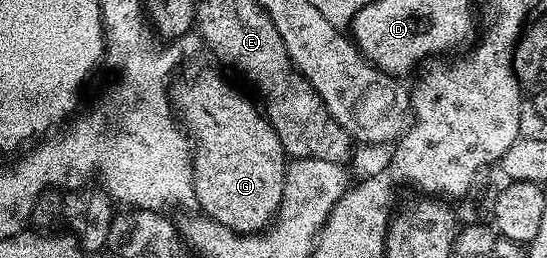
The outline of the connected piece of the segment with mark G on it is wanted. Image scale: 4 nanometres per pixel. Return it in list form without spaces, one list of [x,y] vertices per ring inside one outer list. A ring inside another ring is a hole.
[[[215,72],[201,73],[180,94],[179,100],[177,96],[177,108],[181,113],[181,120],[187,123],[187,128],[195,139],[193,165],[195,199],[198,207],[210,219],[221,222],[223,226],[229,226],[234,232],[244,234],[264,231],[278,216],[289,163],[289,157],[281,146],[281,138],[277,138],[273,126],[263,115],[260,105],[252,100],[246,100],[233,85],[226,84]]]

